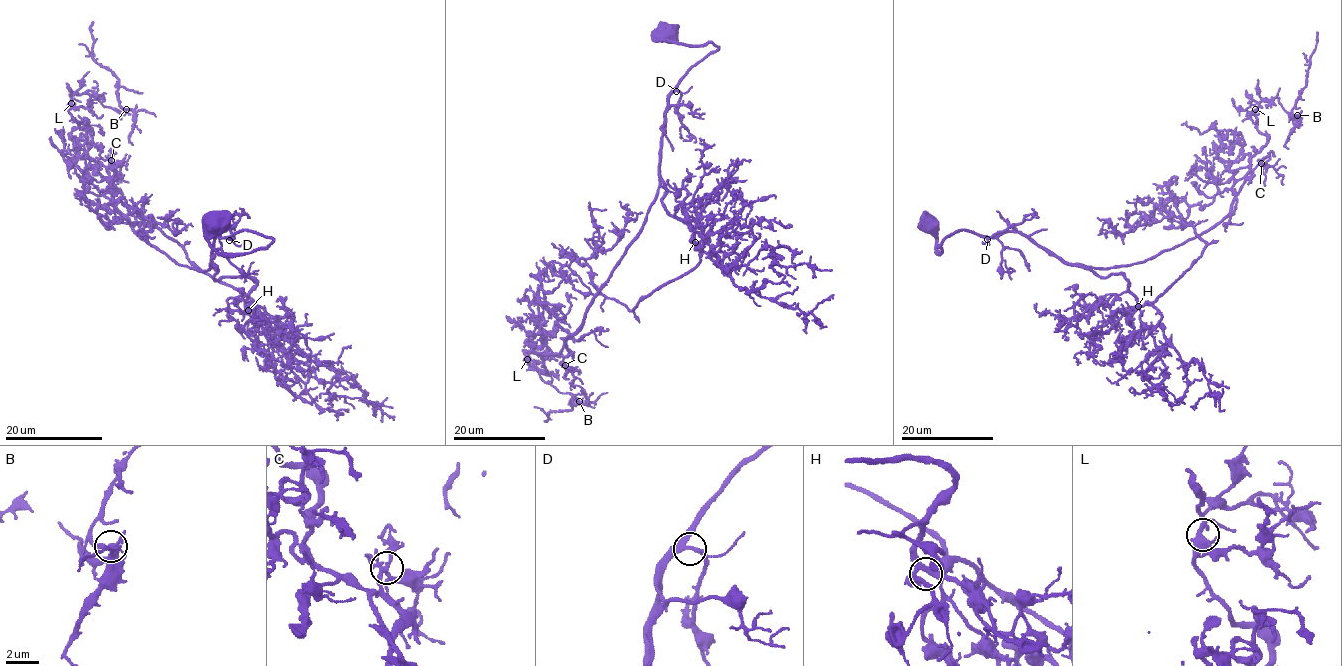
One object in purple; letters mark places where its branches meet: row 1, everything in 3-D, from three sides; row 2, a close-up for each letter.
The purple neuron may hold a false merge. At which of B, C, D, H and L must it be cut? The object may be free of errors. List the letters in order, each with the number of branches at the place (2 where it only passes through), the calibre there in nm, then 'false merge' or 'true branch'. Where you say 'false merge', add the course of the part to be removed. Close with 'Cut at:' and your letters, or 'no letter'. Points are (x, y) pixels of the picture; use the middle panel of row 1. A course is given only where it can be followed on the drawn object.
B: branches 5; calibre 280 nm; false merge; course (579, 402), (573, 396), (572, 409), (547, 413), (545, 421), (547, 420)
C: branches 6; calibre 240 nm; true branch
D: branches 4; calibre 280 nm; true branch
H: branches 5; calibre 320 nm; true branch
L: branches 4; calibre 340 nm; true branch
Cut at: B

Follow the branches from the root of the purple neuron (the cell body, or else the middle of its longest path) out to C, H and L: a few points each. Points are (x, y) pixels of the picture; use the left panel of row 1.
C: (218, 224), (208, 243), (219, 252), (272, 241), (215, 232), (207, 270), (179, 265), (117, 208), (111, 160)
H: (218, 224), (208, 243), (219, 252), (248, 253), (272, 240), (215, 232), (214, 277), (257, 282), (248, 310)
L: (218, 224), (219, 252), (272, 241), (215, 232), (207, 270), (145, 241), (71, 103)

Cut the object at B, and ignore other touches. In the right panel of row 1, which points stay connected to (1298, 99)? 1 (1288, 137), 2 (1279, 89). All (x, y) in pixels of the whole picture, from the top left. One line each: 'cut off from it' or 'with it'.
1: with it
2: cut off from it

